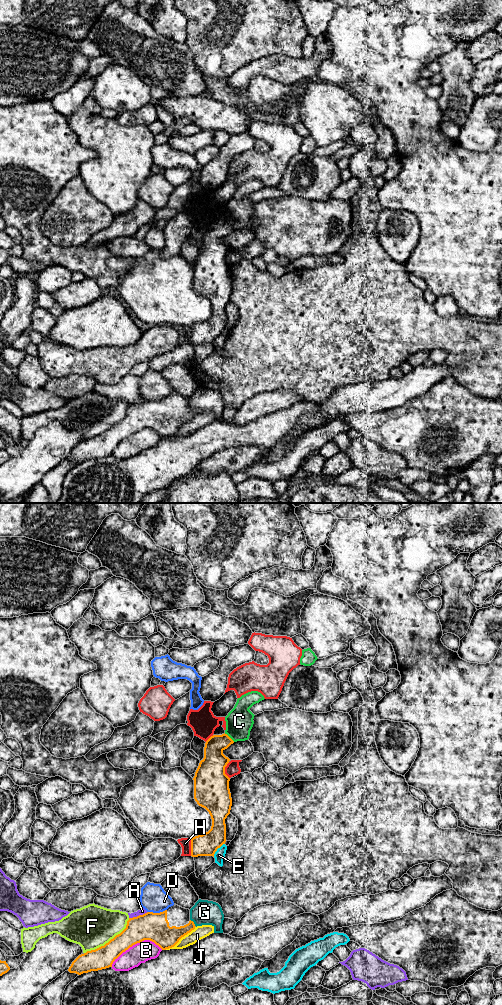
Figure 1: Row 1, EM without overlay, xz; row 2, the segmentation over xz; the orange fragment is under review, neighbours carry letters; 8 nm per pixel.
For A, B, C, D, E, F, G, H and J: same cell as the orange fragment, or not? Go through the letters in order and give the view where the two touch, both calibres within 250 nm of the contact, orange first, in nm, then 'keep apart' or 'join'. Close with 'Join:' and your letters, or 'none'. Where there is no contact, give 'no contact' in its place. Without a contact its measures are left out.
A: meets orange in xz; 220 nm thick on the orange side, 50 nm on the other; keep apart
B: meets orange in xz; 220 nm thick on the orange side, 160 nm on the other; keep apart
C: meets orange in xz; 190 nm thick on the orange side, 220 nm on the other; keep apart
D: meets orange in xz; 220 nm thick on the orange side, 220 nm on the other; keep apart
E: meets orange in xz; 180 nm thick on the orange side, 90 nm on the other; keep apart
F: meets orange in xz; 200 nm thick on the orange side, 340 nm on the other; keep apart
G: meets orange in xz; 180 nm thick on the orange side, 200 nm on the other; keep apart
H: meets orange in xz; 180 nm thick on the orange side, 90 nm on the other; keep apart
J: meets orange in xz; 220 nm thick on the orange side, 110 nm on the other; keep apart
Join: none

